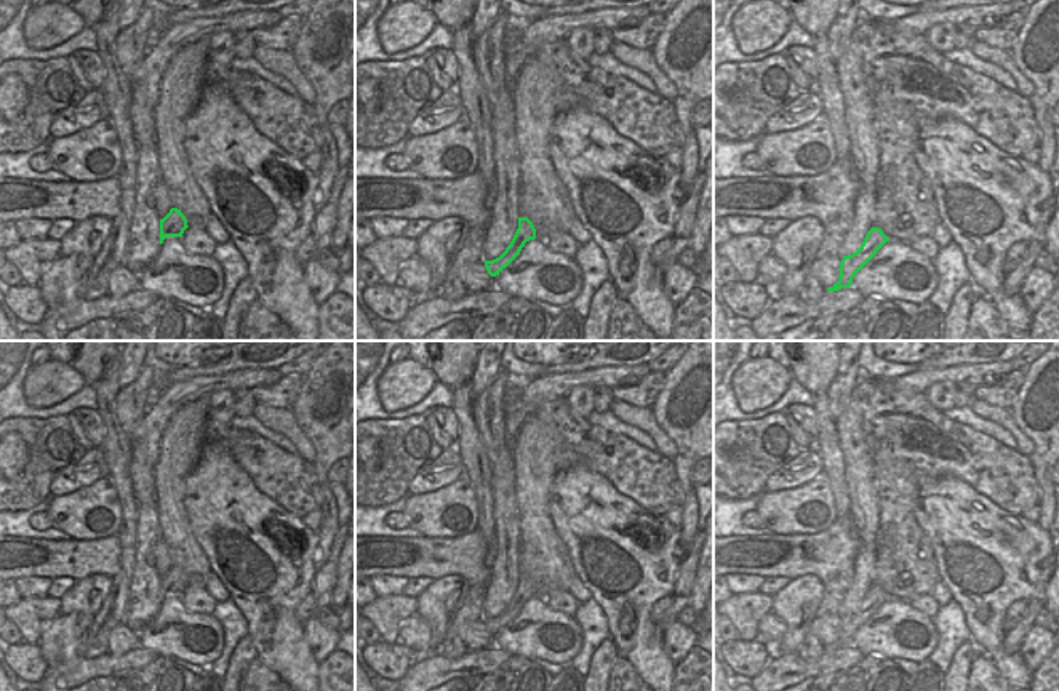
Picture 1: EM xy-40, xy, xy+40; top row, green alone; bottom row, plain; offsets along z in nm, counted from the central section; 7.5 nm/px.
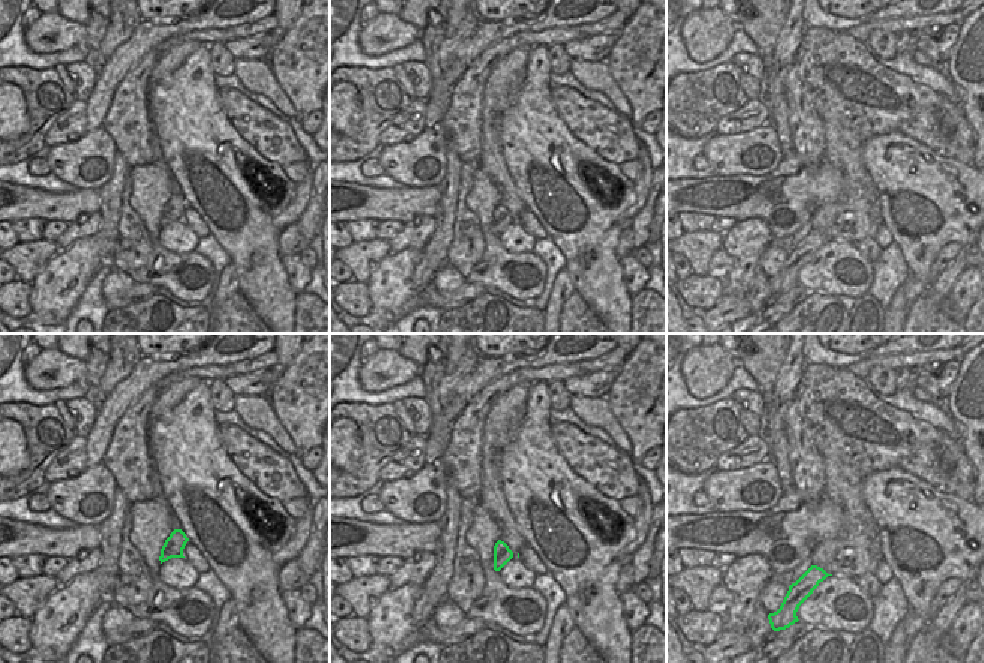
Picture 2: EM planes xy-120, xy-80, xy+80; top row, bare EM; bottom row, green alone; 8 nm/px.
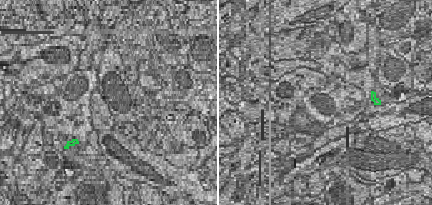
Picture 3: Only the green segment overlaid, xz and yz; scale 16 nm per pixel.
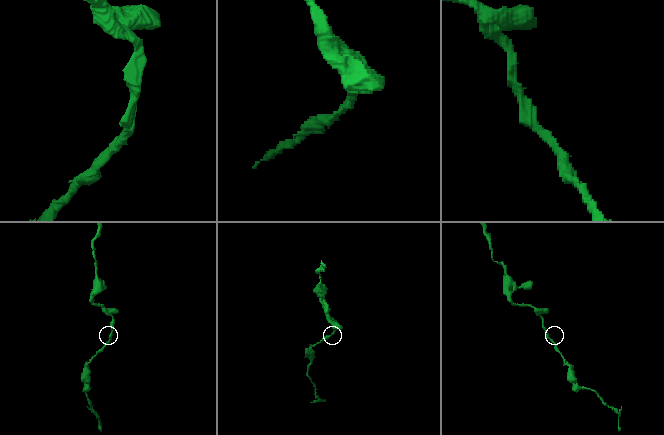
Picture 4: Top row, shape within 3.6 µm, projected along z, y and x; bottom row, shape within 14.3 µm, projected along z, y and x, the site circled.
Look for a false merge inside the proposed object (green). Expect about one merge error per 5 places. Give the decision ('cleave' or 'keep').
keep

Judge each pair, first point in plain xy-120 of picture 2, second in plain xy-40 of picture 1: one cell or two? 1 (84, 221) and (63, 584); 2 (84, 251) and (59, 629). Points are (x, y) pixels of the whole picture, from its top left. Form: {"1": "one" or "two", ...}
{"1": "two", "2": "one"}

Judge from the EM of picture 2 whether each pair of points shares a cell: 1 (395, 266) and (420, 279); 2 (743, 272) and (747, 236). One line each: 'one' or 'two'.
1: two
2: one

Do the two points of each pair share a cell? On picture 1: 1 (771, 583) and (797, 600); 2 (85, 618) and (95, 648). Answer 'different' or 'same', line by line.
1: different
2: different

